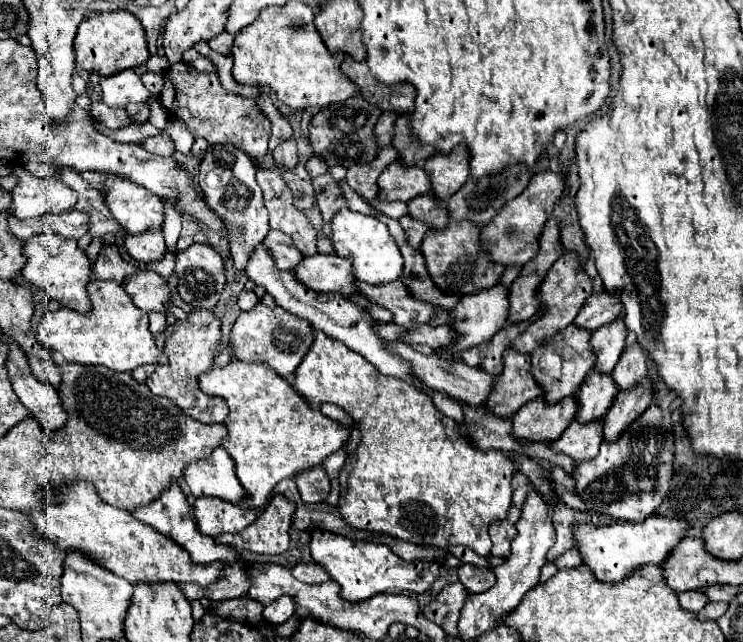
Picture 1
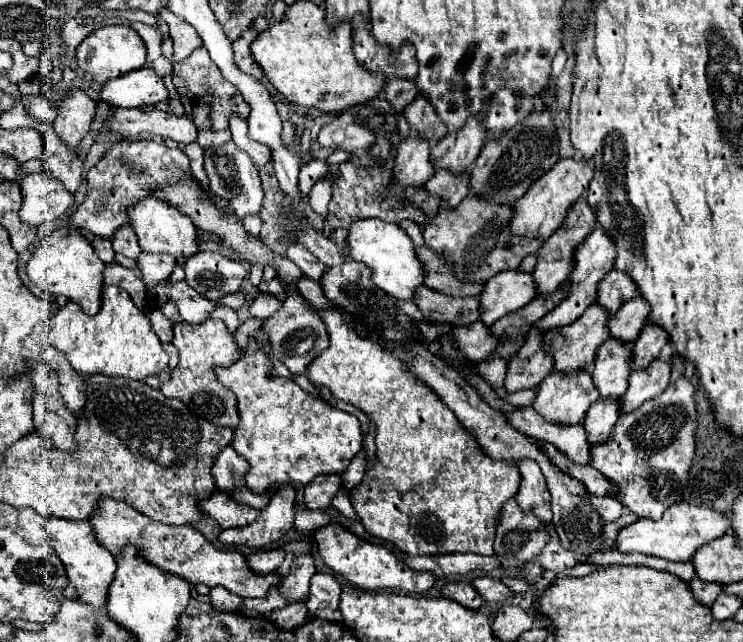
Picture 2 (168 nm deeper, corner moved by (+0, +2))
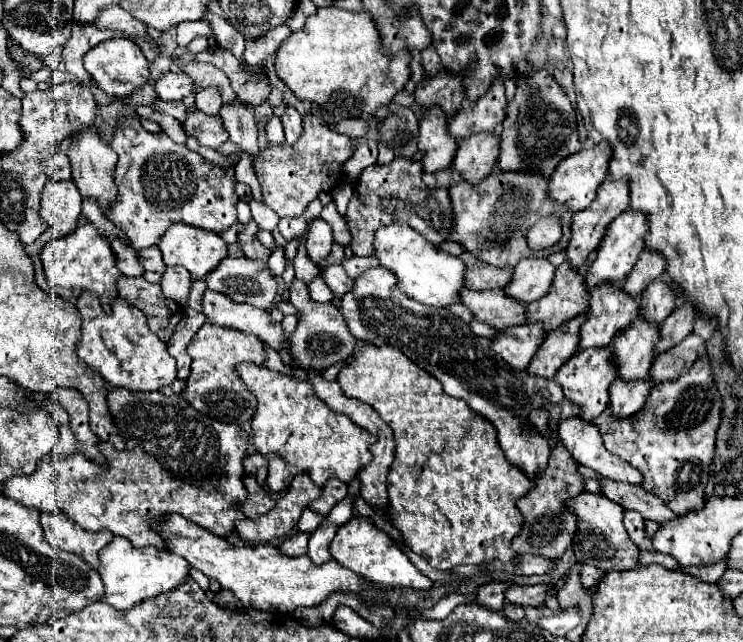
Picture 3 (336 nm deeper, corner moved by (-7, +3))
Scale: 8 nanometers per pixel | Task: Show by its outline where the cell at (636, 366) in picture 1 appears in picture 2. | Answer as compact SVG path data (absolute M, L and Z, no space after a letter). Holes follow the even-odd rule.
M646 323L640 337L634 343L634 369L648 367L652 359L660 355L660 349L670 341L668 331L664 331L656 323Z

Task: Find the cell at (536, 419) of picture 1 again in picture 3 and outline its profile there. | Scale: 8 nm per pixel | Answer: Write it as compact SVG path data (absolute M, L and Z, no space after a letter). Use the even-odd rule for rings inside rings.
M603 348L603 350L579 350L575 354L575 358L569 358L569 360L571 362L565 362L561 366L555 380L563 388L565 398L581 408L581 418L583 420L593 420L609 406L607 388L617 378L617 372L615 372L613 362L611 362L609 348Z

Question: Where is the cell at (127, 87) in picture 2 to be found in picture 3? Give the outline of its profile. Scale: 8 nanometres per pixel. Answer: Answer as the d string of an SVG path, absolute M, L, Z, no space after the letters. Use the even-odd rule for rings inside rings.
M163 72L155 84L153 84L157 98L161 100L181 100L183 96L195 92L195 82L187 74L175 74L175 72Z

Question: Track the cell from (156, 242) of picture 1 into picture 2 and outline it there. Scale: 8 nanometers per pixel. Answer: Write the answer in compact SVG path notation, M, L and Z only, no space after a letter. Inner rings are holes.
M142 253L138 259L138 267L144 275L146 287L154 289L158 283L168 281L168 277L172 275L172 271L176 267L176 259L170 255L146 255L146 253Z

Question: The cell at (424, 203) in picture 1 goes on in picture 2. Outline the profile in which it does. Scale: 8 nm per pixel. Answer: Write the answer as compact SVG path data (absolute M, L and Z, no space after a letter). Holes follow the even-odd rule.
M436 169L432 179L426 183L426 191L456 207L470 191L470 173L464 171L462 175L456 175L448 169Z

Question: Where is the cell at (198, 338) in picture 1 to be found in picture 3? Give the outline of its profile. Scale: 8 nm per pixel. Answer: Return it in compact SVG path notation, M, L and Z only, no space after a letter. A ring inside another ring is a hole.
M205 322L195 338L191 340L187 354L191 356L191 374L187 378L185 388L181 390L181 396L201 412L211 414L211 418L219 422L229 424L245 424L255 414L255 398L249 394L245 384L235 372L235 366L239 362L251 362L251 364L263 364L263 344L257 336L241 334L239 330L229 330L225 326L213 326L211 322Z

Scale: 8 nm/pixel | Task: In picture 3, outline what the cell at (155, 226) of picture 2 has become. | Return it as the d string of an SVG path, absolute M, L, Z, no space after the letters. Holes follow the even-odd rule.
M175 222L161 236L157 246L163 252L163 262L167 266L181 264L191 272L193 278L201 280L227 256L227 244L219 234L197 230L181 222Z

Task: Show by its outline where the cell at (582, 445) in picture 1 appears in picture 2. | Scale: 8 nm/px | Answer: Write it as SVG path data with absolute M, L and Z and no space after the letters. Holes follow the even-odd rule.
M598 399L588 409L588 415L584 419L584 427L586 427L588 439L592 445L602 443L610 437L618 417L622 415L618 403L620 403L620 399Z

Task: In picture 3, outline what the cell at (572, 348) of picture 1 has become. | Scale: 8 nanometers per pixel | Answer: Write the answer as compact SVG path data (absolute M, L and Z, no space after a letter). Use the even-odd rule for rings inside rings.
M613 284L589 290L587 320L579 330L579 348L605 348L615 334L627 328L639 312L639 304Z

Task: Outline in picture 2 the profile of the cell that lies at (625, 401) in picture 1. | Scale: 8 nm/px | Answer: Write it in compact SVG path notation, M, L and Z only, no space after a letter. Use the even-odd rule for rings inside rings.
M654 359L646 369L634 371L630 375L630 387L622 397L622 413L634 411L642 403L658 397L670 383L670 361Z

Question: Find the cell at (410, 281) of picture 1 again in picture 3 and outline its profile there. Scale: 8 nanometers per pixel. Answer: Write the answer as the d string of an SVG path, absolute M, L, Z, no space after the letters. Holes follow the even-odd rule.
M461 254L465 262L465 286L471 290L491 290L505 288L513 276L513 268L495 268L491 264L481 262L473 254Z

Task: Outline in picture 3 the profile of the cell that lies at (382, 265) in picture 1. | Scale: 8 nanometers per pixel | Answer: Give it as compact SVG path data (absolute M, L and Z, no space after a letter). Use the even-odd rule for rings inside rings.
M405 224L381 226L375 234L373 246L379 264L389 268L397 276L397 286L401 286L401 292L411 300L435 308L459 302L457 294L463 288L465 280L465 264L461 262L461 258L439 252L431 242L421 238L421 234L417 234L411 226Z

